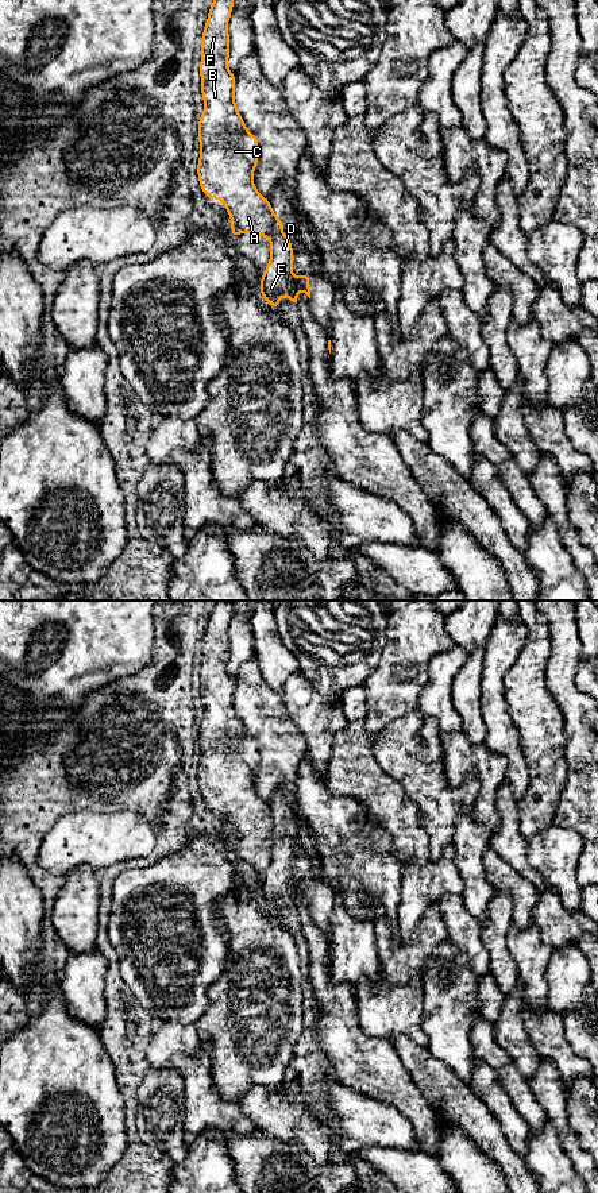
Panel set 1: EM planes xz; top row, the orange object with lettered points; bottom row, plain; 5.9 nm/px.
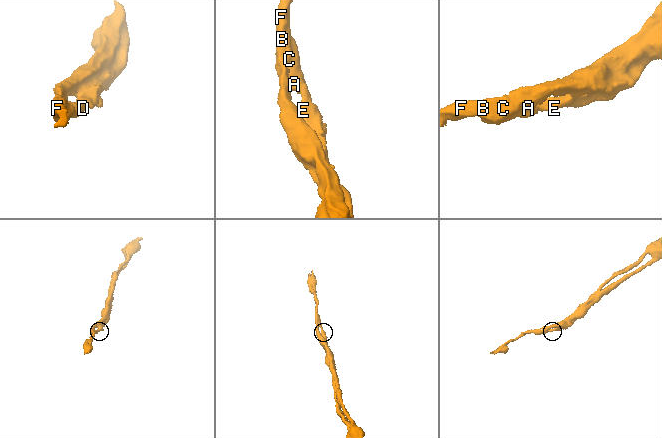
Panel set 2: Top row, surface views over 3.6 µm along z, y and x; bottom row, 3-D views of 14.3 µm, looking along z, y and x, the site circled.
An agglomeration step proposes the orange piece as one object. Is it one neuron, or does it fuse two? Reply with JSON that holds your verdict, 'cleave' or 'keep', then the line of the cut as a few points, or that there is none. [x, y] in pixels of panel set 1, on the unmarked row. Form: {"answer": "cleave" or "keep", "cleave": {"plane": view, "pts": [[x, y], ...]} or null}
{"answer": "cleave", "cleave": {"plane": "xz", "pts": [[276, 821], [269, 845]]}}

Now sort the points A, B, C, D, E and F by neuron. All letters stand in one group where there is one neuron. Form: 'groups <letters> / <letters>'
groups A B C F / D E

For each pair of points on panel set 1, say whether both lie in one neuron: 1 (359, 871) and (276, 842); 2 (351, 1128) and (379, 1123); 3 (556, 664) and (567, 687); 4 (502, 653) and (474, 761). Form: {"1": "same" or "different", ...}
{"1": "different", "2": "same", "3": "same", "4": "different"}

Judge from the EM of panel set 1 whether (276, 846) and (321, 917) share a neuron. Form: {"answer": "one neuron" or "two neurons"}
{"answer": "one neuron"}

